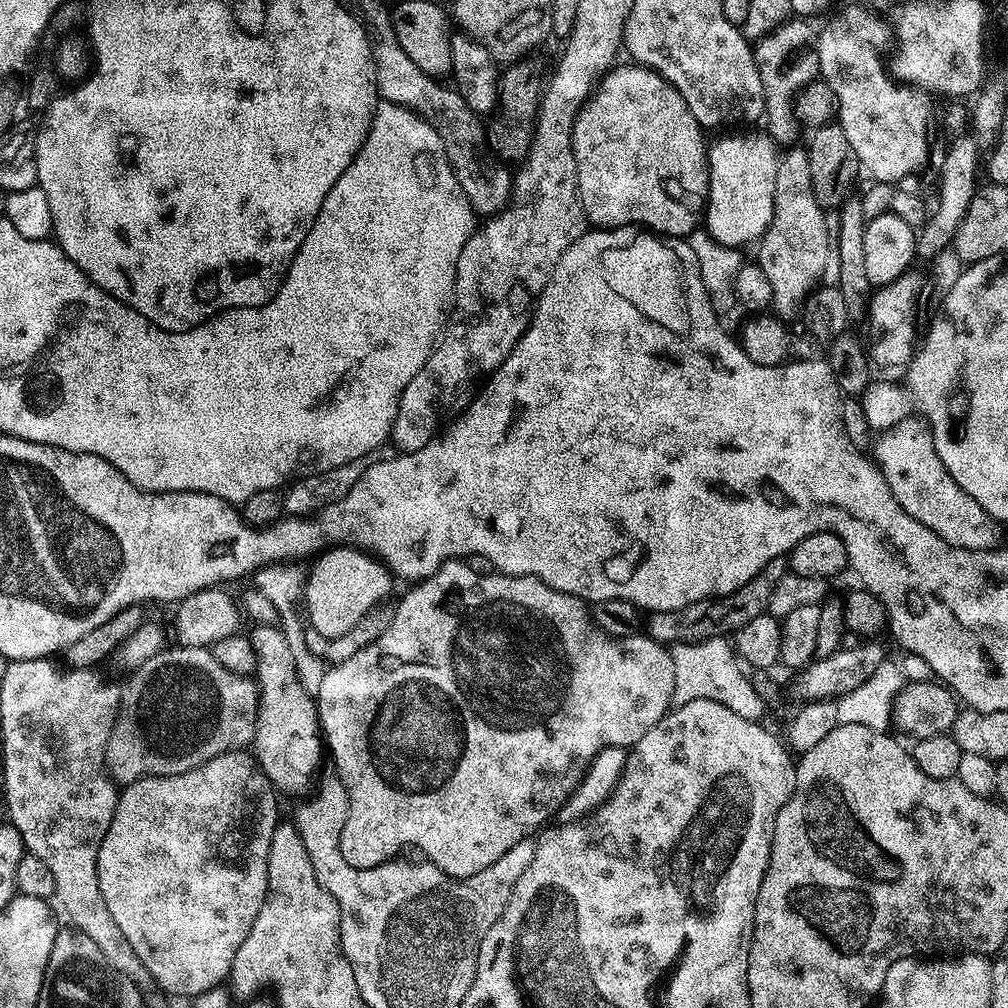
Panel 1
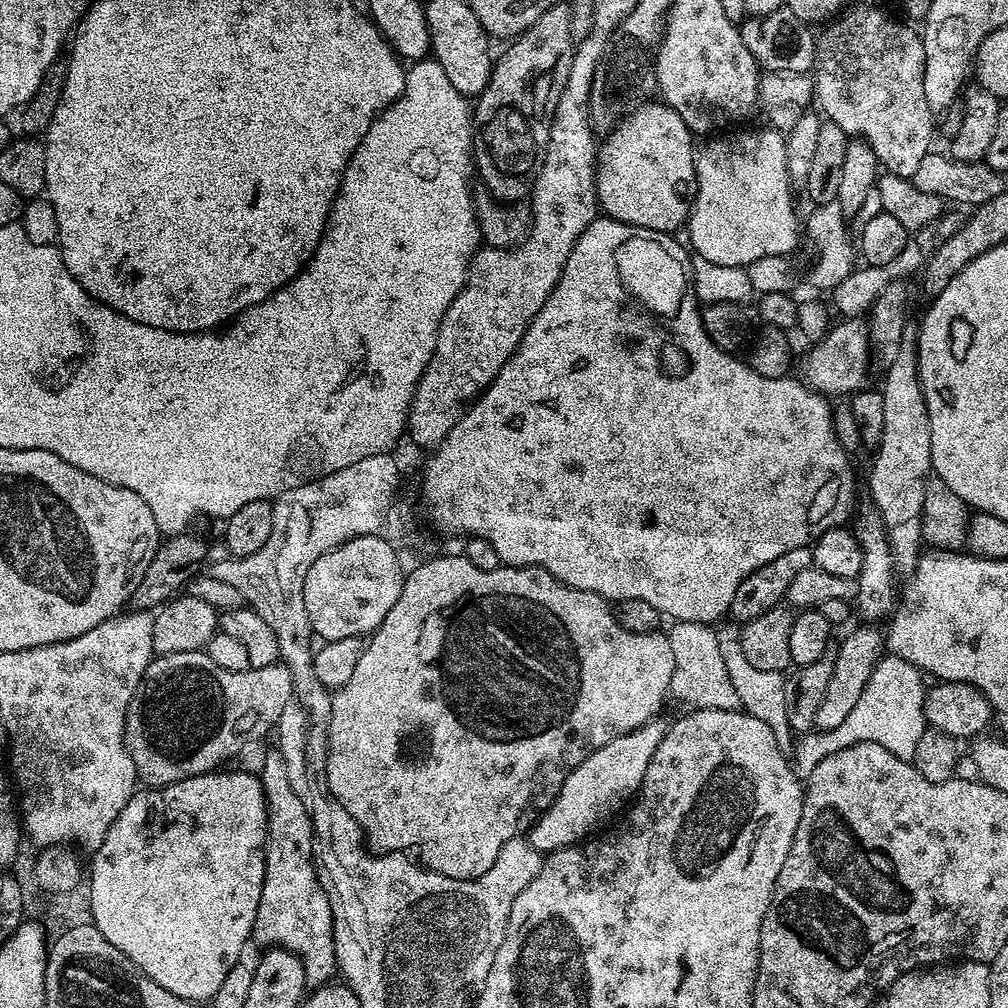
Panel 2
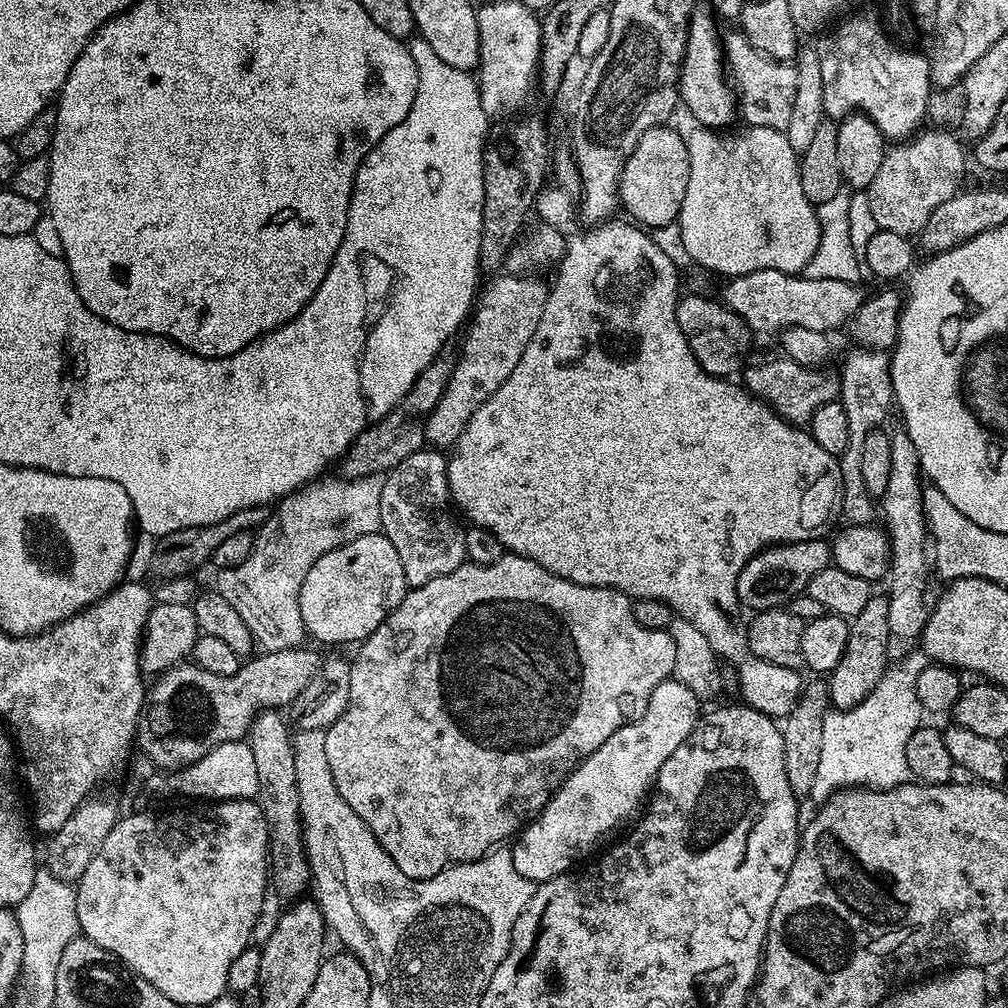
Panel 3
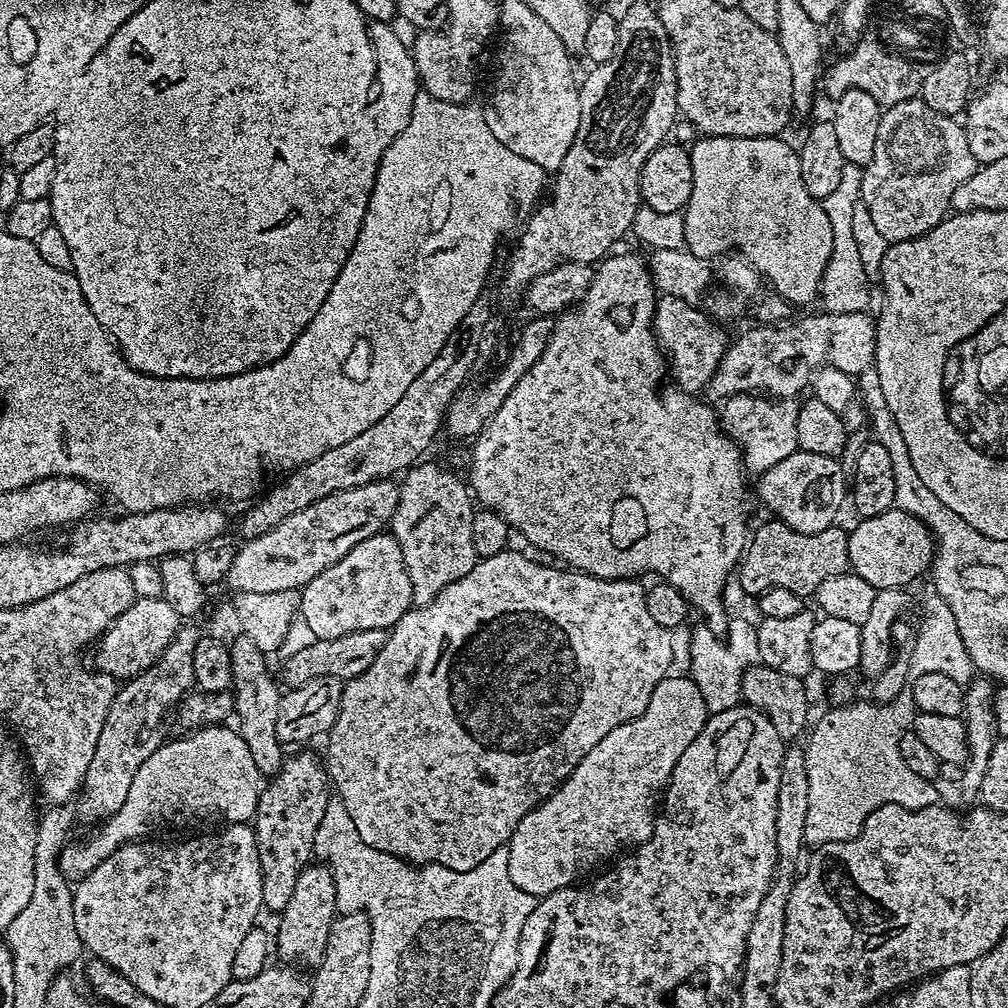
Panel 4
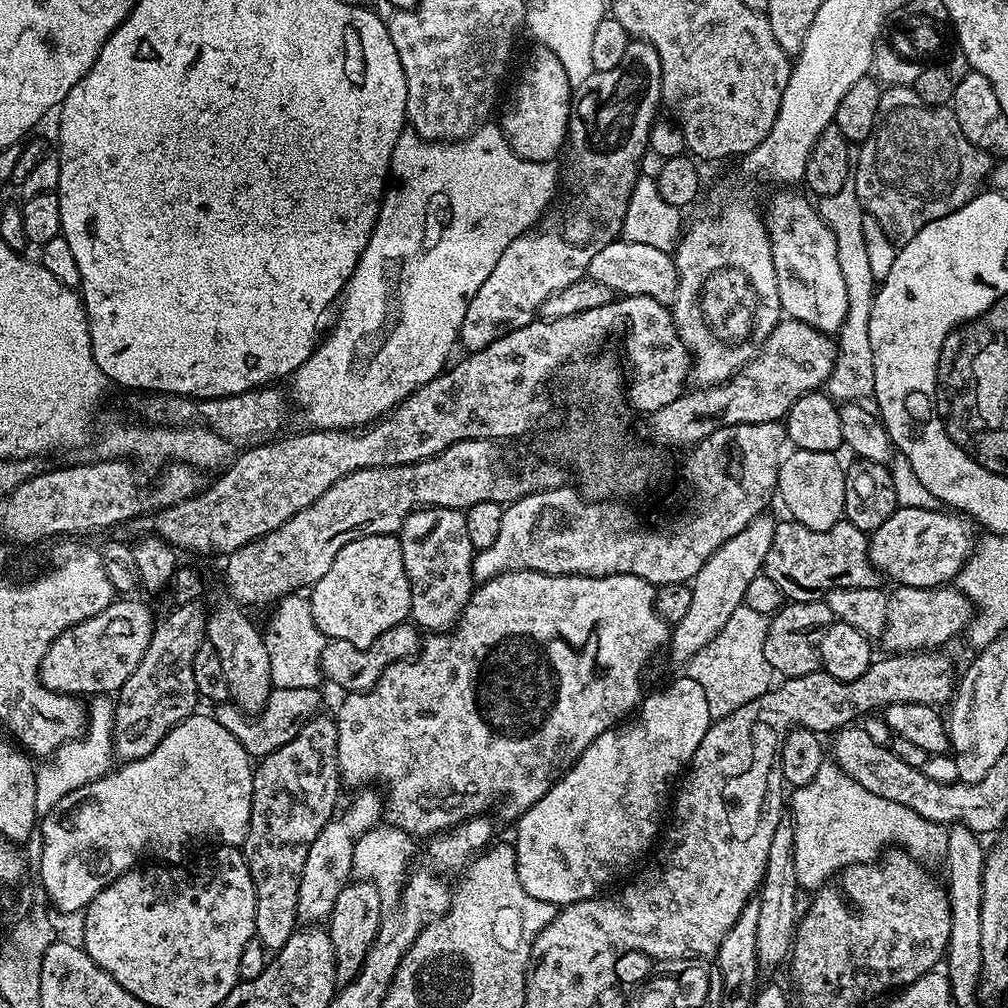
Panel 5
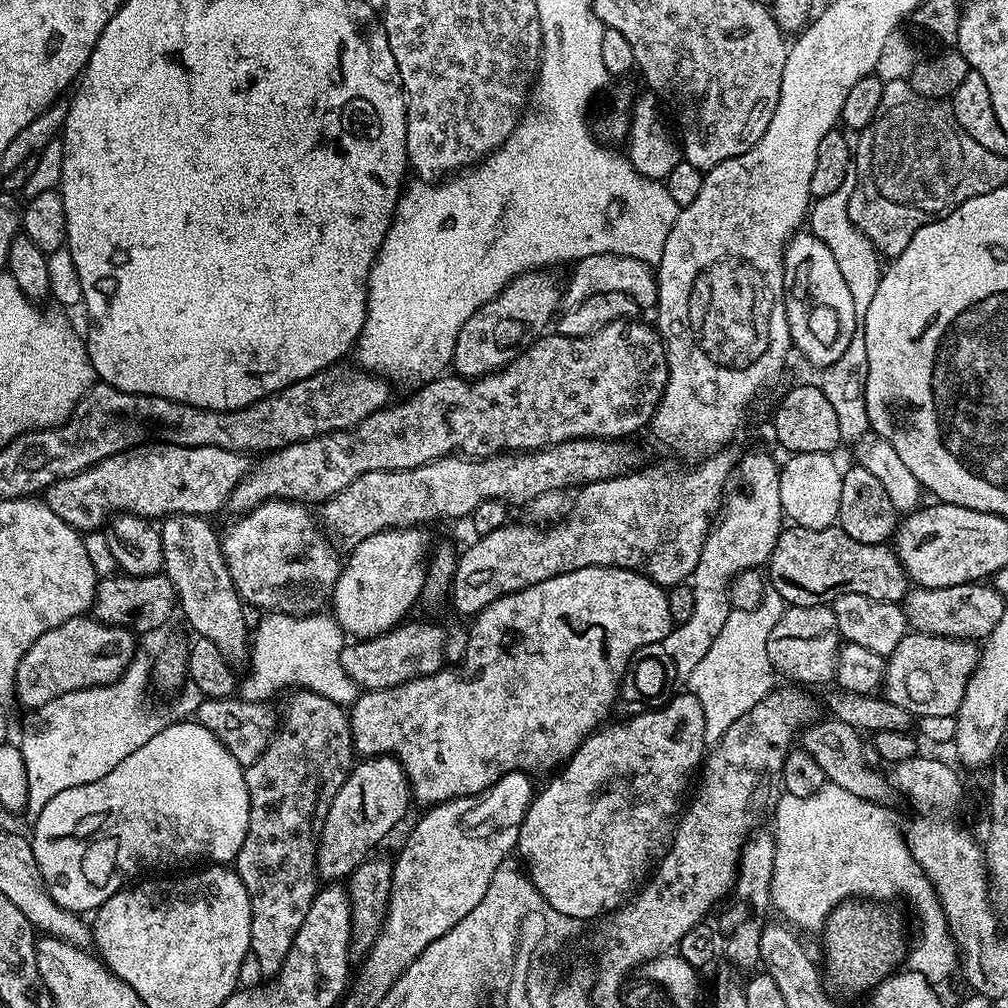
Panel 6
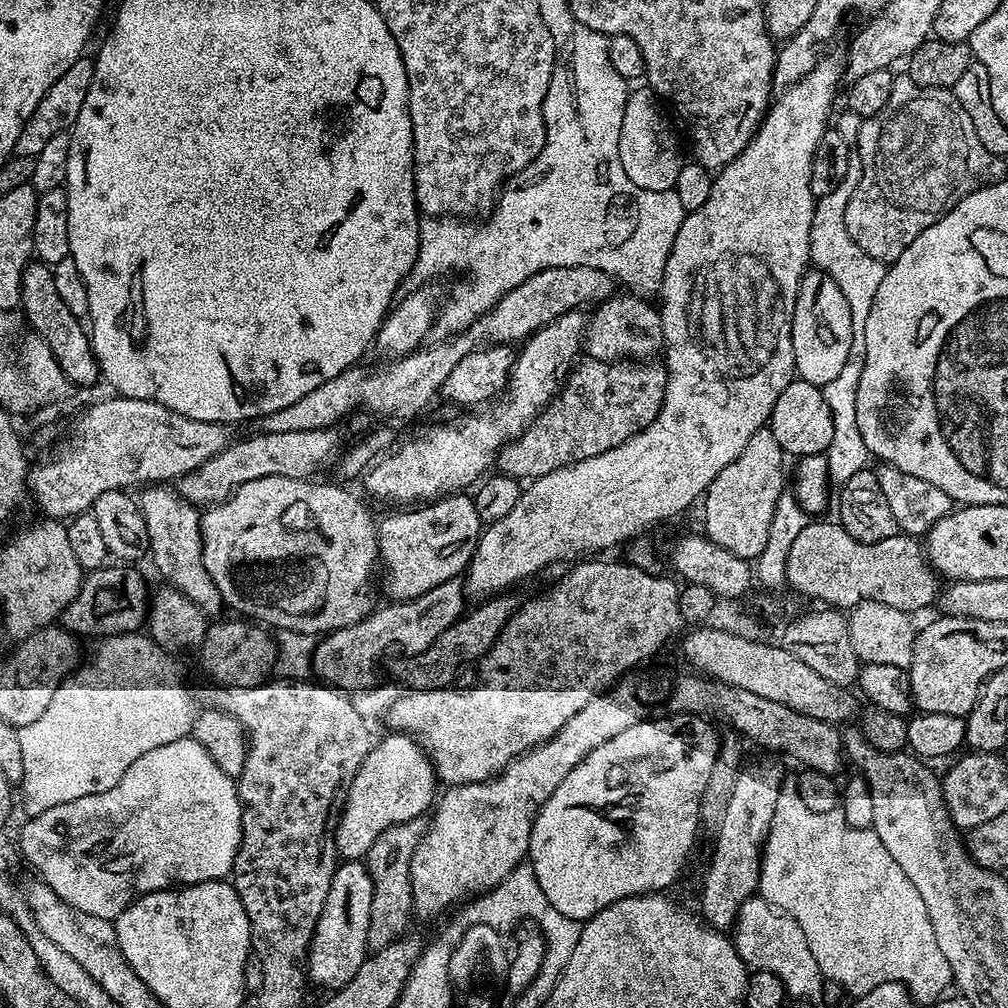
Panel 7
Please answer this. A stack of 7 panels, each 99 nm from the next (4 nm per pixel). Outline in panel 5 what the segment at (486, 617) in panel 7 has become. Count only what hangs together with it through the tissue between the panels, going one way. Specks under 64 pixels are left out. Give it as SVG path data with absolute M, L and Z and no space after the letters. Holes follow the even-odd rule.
M405 622L398 626L390 626L370 646L359 648L354 642L328 640L320 656L320 670L325 681L333 680L345 693L365 692L373 688L378 678L386 671L388 665L399 660L411 660L420 651L422 632L416 624Z

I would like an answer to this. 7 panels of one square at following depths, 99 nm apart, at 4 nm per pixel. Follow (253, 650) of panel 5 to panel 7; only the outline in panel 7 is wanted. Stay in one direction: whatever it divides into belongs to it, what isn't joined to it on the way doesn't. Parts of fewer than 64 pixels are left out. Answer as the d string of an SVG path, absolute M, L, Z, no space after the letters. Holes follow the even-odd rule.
M148 486L141 492L144 493L139 493L138 503L142 518L146 518L150 560L152 556L157 570L168 579L165 581L203 613L218 611L222 608L222 601L218 586L214 586L214 578L210 578L210 570L206 570L206 562L202 558L201 513L197 505L182 499L179 491L172 486Z

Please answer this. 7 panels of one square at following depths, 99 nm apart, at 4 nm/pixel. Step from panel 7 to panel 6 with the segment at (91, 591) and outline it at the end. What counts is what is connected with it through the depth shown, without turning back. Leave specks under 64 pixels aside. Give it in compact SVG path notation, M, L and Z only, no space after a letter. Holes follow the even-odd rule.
M164 573L148 576L113 574L103 577L96 585L91 607L93 619L116 627L130 627L137 633L154 632L160 629L175 613L176 591Z

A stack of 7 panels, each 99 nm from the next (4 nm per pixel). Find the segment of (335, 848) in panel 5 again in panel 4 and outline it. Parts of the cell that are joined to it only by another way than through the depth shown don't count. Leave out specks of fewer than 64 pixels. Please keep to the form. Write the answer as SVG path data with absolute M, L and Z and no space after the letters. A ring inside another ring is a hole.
M320 862L309 863L298 874L298 883L294 885L294 895L290 897L290 902L286 902L286 910L279 913L280 925L276 932L274 928L275 955L280 955L284 962L319 966L322 954L326 954L326 938L330 938L330 926L337 915L336 891L331 870Z

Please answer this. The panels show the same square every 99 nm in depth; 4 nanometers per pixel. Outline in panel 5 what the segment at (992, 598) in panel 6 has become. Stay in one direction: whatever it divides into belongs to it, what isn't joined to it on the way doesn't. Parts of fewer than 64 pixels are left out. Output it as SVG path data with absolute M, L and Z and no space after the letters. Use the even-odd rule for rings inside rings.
M896 586L887 593L886 626L880 632L879 643L884 643L883 651L888 654L918 652L924 649L940 650L947 640L963 633L972 623L974 609L972 603L954 586L938 588L915 588Z

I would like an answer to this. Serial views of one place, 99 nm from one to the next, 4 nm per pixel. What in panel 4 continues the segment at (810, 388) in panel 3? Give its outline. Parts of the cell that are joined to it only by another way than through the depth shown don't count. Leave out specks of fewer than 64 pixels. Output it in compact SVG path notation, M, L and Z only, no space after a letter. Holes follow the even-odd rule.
M756 394L730 396L723 401L718 418L723 431L740 446L742 464L749 473L762 474L798 451L798 404L792 398L761 398Z

